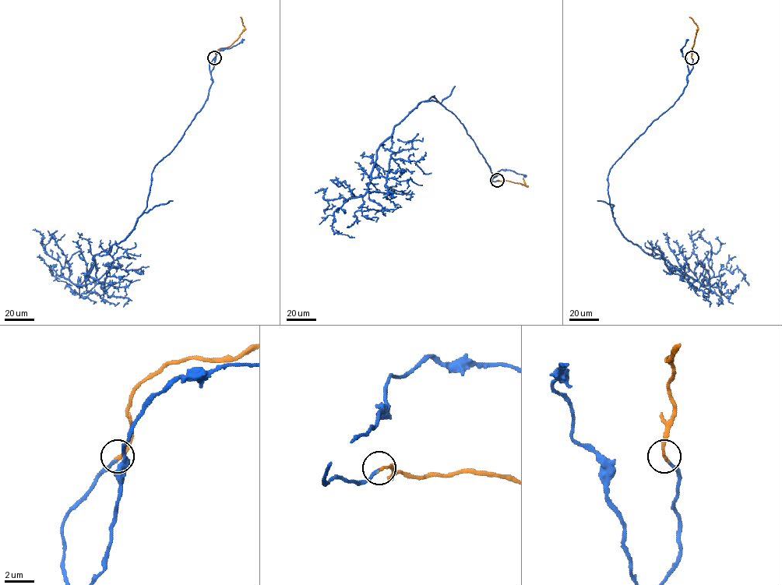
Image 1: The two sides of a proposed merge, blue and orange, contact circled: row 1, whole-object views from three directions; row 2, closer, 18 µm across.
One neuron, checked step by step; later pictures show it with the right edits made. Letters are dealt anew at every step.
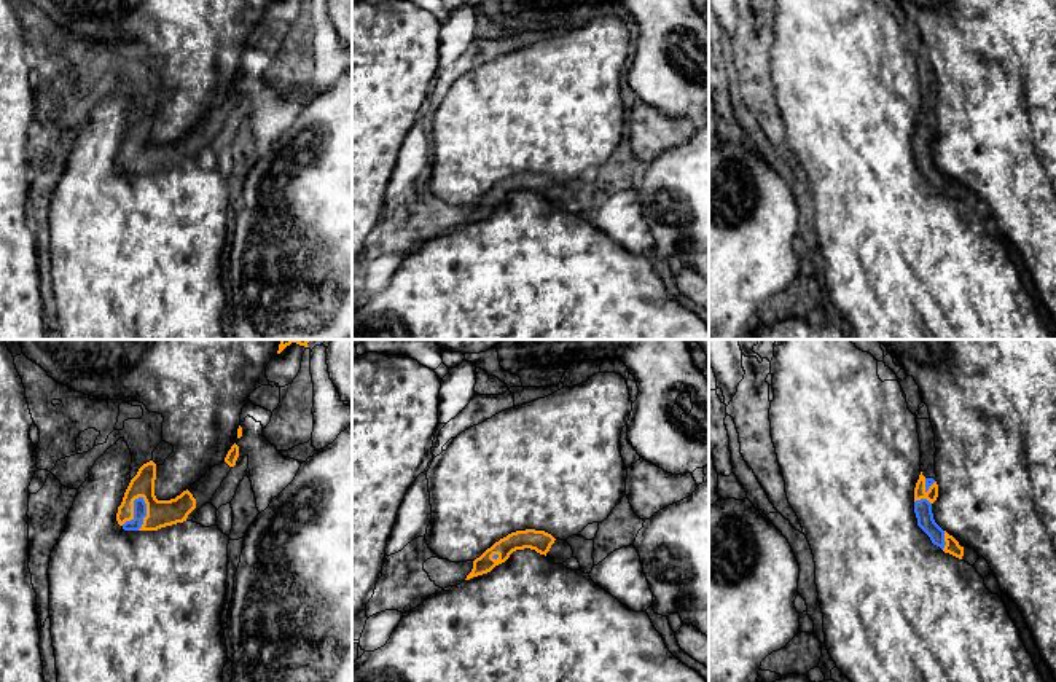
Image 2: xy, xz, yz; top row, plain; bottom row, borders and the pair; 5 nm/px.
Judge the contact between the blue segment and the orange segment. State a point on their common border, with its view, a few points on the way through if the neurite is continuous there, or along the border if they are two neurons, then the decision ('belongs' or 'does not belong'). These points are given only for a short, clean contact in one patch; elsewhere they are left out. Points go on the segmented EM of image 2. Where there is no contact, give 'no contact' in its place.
meets blue in xy at (134, 510); belongs

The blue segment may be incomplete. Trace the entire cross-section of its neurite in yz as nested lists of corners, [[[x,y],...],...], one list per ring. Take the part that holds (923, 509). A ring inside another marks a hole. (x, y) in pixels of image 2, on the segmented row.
[[[921,472],[914,488],[914,513],[917,526],[930,537],[932,543],[940,547],[945,553],[949,553],[959,559],[964,556],[964,547],[943,531],[933,519],[932,504],[938,497],[938,484],[933,478],[925,478]]]

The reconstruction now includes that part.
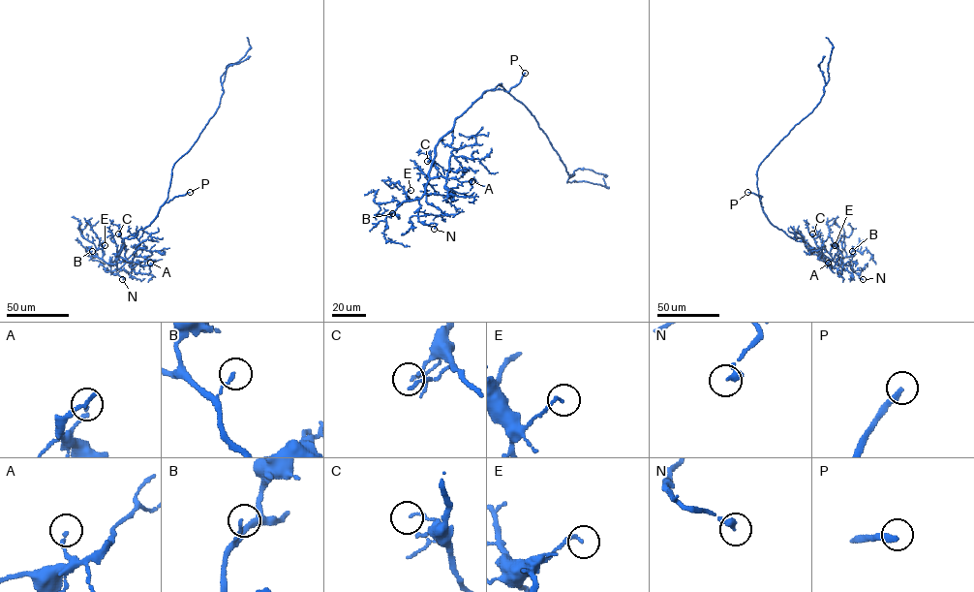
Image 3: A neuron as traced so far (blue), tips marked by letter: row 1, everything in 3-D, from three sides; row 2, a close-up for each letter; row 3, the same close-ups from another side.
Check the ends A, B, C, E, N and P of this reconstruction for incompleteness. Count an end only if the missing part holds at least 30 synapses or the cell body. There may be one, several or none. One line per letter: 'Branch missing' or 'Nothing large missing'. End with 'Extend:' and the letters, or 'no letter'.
A: Nothing large missing
B: Nothing large missing
C: Nothing large missing
E: Nothing large missing
N: Nothing large missing
P: Branch missing
Extend: P

